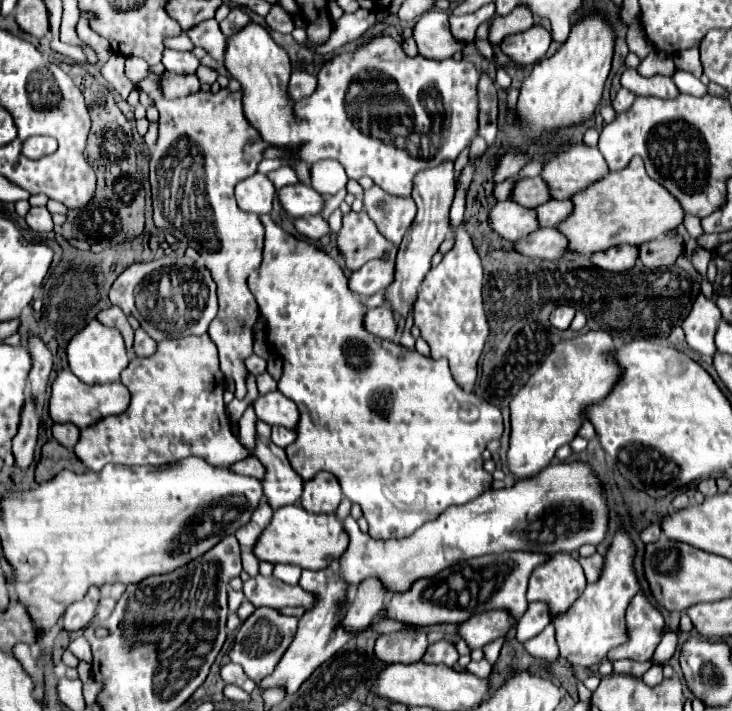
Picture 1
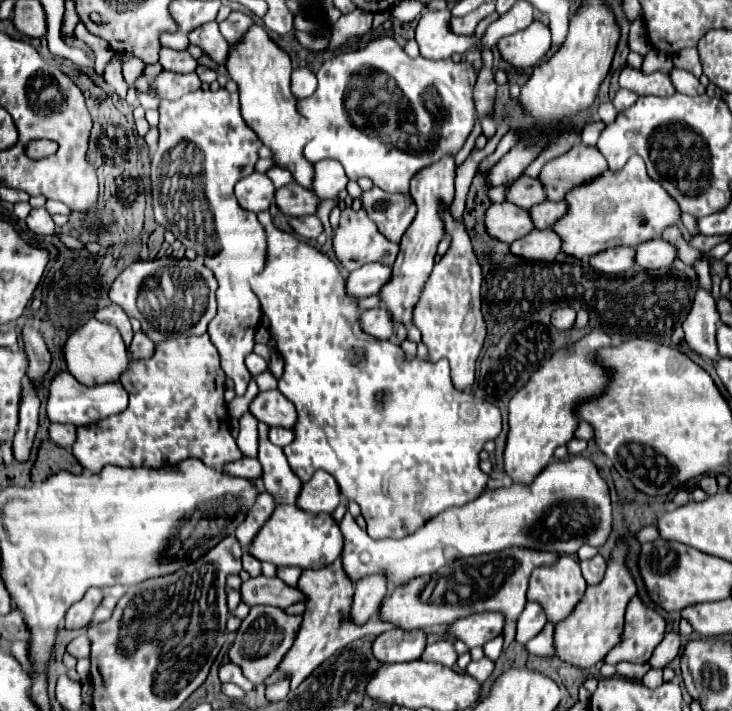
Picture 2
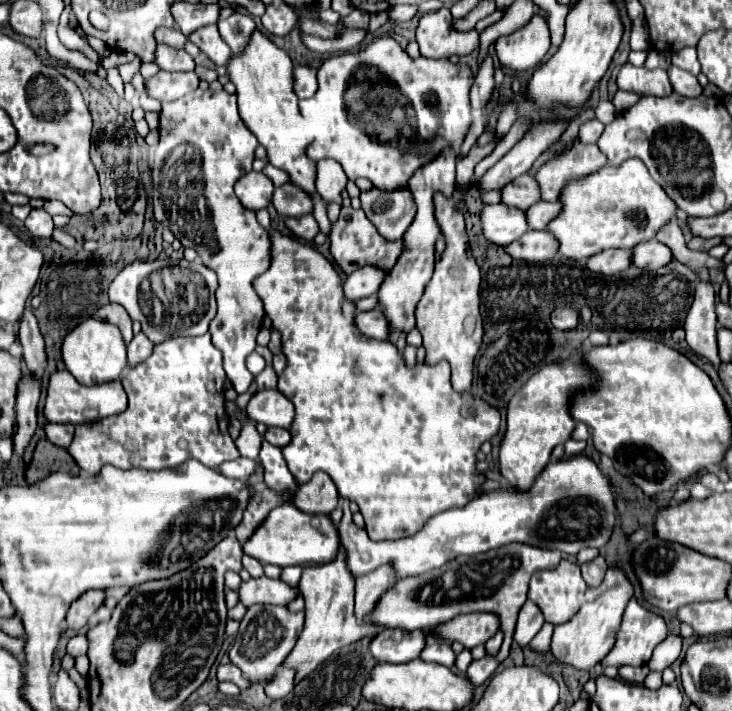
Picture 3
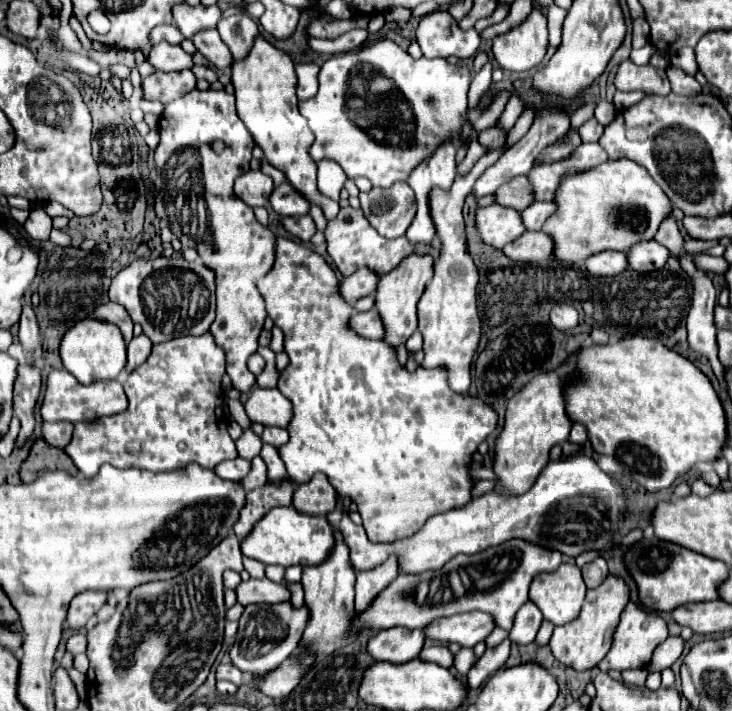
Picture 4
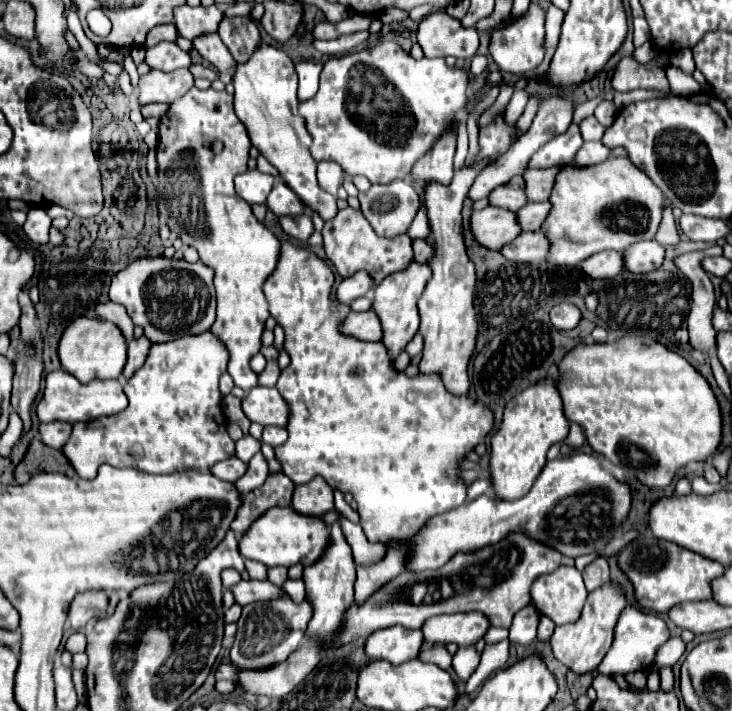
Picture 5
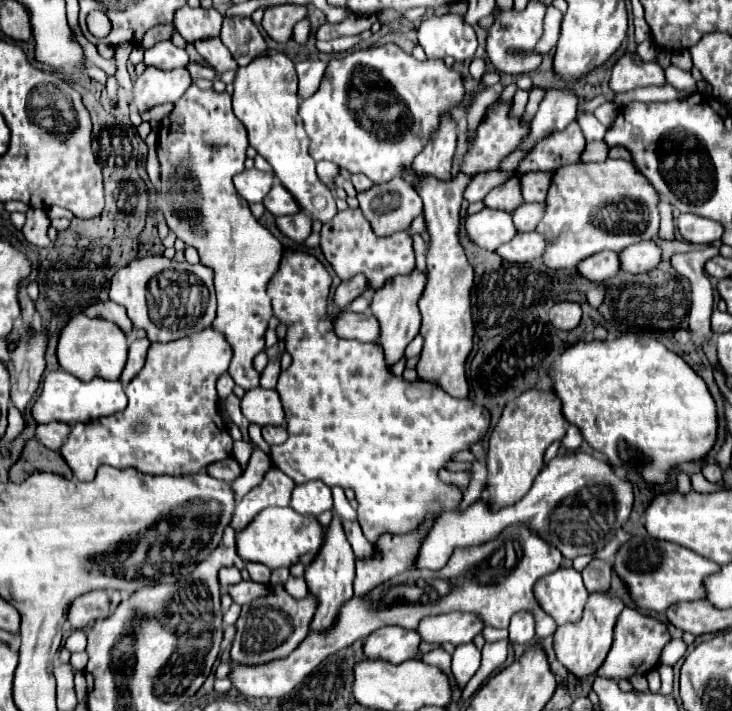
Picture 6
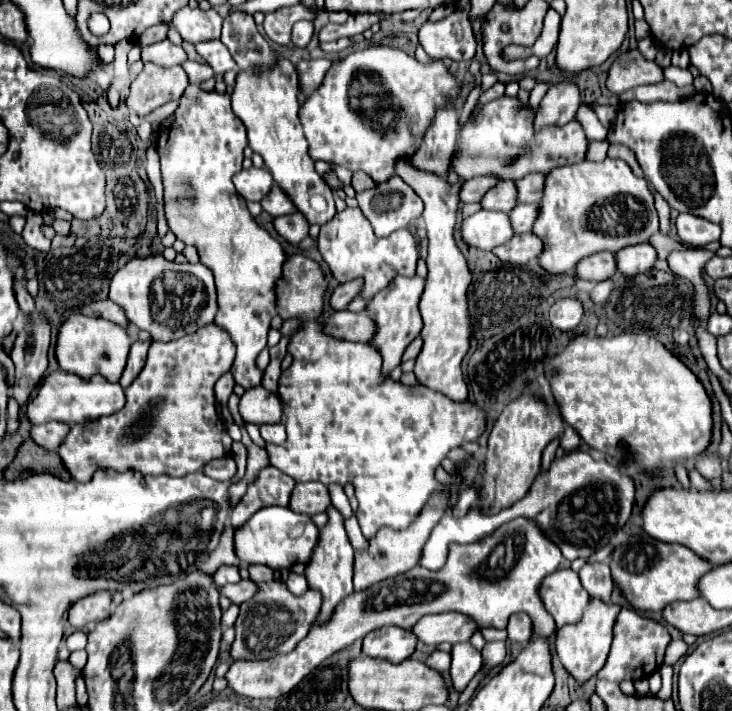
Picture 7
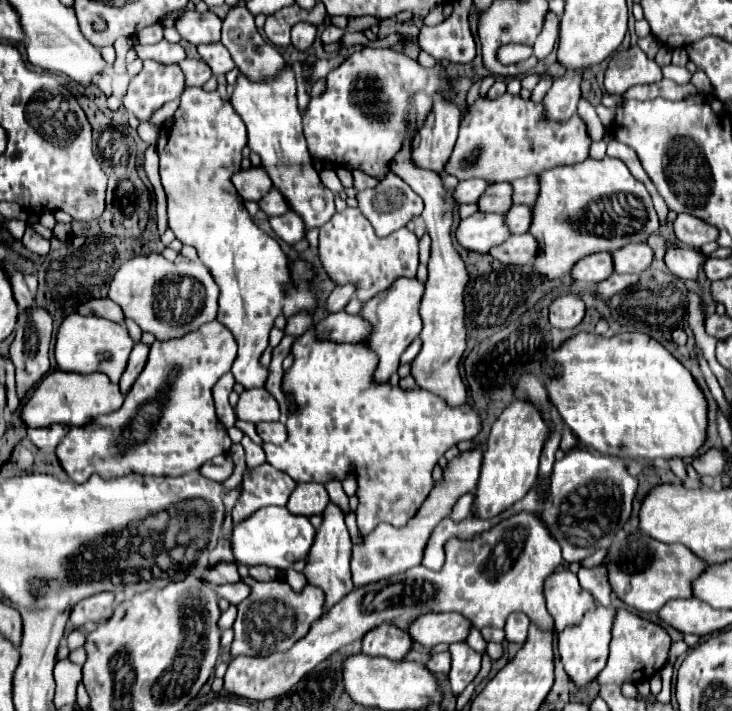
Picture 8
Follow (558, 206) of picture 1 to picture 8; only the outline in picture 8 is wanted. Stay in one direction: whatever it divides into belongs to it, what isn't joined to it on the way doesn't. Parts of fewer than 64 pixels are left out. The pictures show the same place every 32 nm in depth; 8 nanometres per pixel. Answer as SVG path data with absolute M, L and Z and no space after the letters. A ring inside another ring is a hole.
M512 206L504 214L504 224L508 226L510 234L524 234L524 232L528 232L530 206Z

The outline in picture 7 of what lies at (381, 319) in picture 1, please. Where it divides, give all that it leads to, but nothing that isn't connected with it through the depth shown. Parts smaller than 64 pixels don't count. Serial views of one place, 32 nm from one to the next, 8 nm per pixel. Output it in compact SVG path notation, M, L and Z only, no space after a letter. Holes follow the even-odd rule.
M348 310L334 312L328 320L324 320L324 334L336 338L336 340L348 340L348 342L368 342L372 340L372 320L364 316L364 312L354 314Z

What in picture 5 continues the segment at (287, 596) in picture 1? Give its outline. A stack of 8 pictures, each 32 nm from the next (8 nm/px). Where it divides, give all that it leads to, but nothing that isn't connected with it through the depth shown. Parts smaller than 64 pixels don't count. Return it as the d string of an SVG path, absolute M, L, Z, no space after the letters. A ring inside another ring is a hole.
M248 580L248 582L240 582L236 586L230 588L230 592L234 594L234 600L244 606L244 604L250 604L250 602L256 602L256 600L272 600L276 596L282 596L282 588L274 586L272 582L258 582L258 580Z

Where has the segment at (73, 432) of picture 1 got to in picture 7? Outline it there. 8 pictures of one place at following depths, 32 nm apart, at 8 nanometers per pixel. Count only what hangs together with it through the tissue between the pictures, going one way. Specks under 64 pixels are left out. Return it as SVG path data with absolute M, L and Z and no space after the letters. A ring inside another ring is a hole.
M52 422L52 424L44 424L44 426L34 426L30 430L30 438L40 444L44 450L56 450L64 436L68 434L68 426L66 424L60 424L60 422Z

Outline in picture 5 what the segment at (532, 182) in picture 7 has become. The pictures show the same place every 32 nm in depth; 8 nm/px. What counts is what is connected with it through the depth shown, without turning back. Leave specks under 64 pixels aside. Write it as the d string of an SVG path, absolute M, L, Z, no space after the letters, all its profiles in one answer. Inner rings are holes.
M546 168L546 170L528 170L524 174L526 182L526 198L528 202L546 202L548 192L552 190L552 180L556 178L560 168Z

